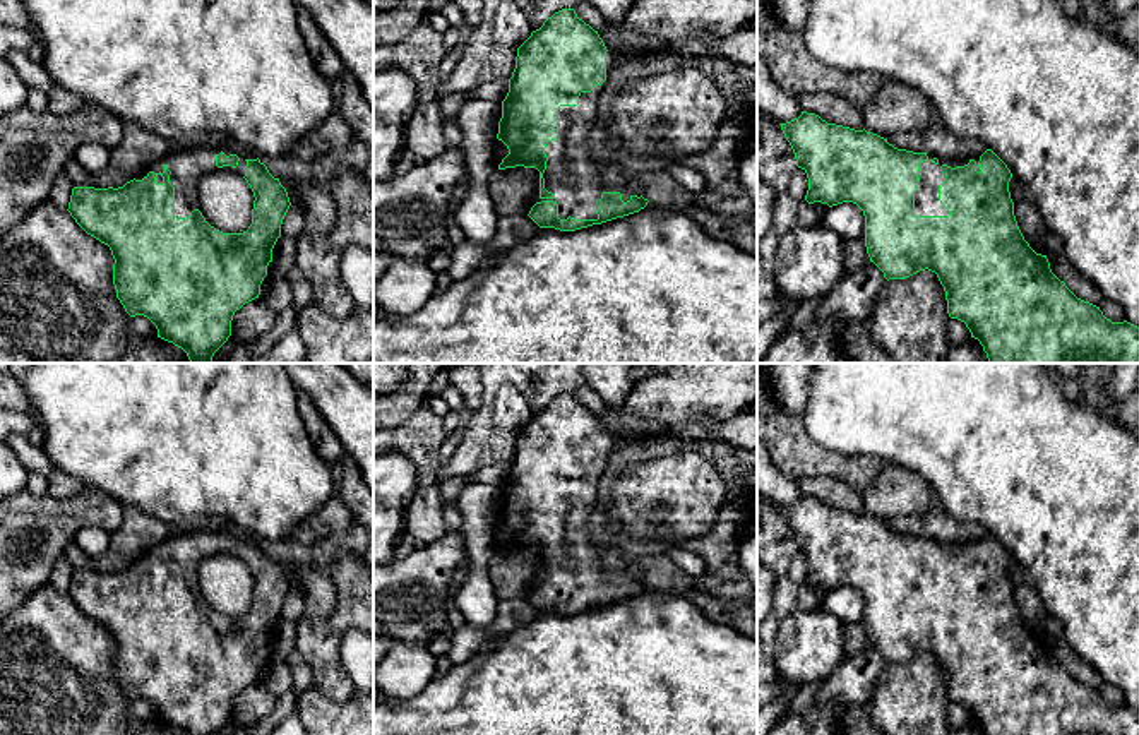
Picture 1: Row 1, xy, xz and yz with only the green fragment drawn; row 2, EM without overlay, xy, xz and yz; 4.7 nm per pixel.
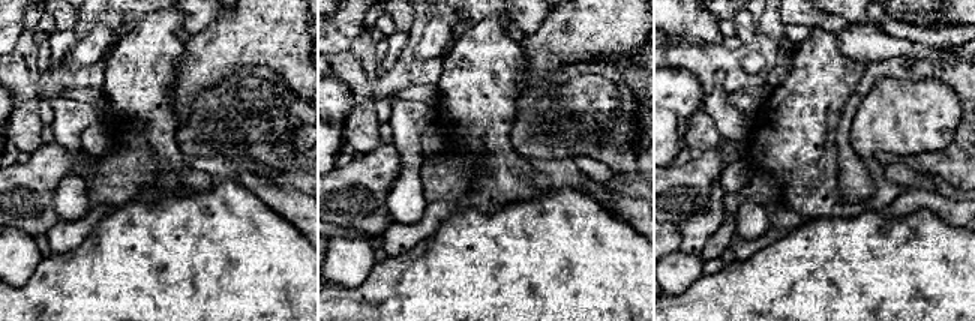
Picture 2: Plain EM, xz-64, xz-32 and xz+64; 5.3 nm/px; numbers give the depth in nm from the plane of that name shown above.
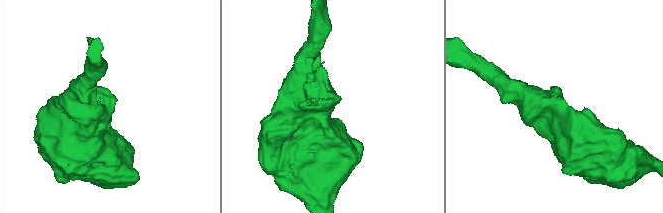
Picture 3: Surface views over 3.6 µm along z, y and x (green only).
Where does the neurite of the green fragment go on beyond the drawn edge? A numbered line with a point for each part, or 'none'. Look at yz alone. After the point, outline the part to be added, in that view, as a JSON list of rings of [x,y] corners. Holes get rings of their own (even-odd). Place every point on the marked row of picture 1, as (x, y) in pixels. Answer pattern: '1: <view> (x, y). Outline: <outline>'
1: yz (927, 203). Outline: [[[927,152],[928,159],[920,164],[920,182],[915,190],[915,214],[916,216],[949,216],[949,211],[939,200],[939,185],[944,182],[945,175],[940,171],[942,164],[951,168],[964,166],[969,163],[966,161],[954,161],[954,159],[942,159],[937,158],[939,163],[935,164],[932,159],[933,154]]]

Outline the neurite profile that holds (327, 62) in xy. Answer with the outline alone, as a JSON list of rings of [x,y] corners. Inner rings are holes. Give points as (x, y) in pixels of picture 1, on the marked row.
[[[298,10],[296,26],[317,65],[317,70],[337,89],[341,74],[344,72],[339,55],[308,12]]]

